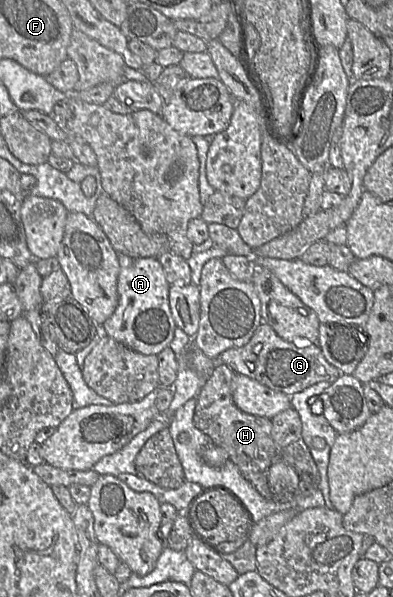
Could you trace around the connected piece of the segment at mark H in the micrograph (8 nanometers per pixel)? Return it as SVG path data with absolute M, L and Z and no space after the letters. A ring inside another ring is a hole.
M219 363L197 395L193 422L197 429L208 435L212 442L222 447L241 475L266 499L275 502L287 502L294 498L294 493L271 492L268 475L274 463L286 463L293 467L297 474L308 473L319 482L319 473L310 451L304 441L299 439L284 449L278 448L272 438L272 422L267 417L257 416L241 411L234 403L232 396L232 378L235 372L227 365Z

